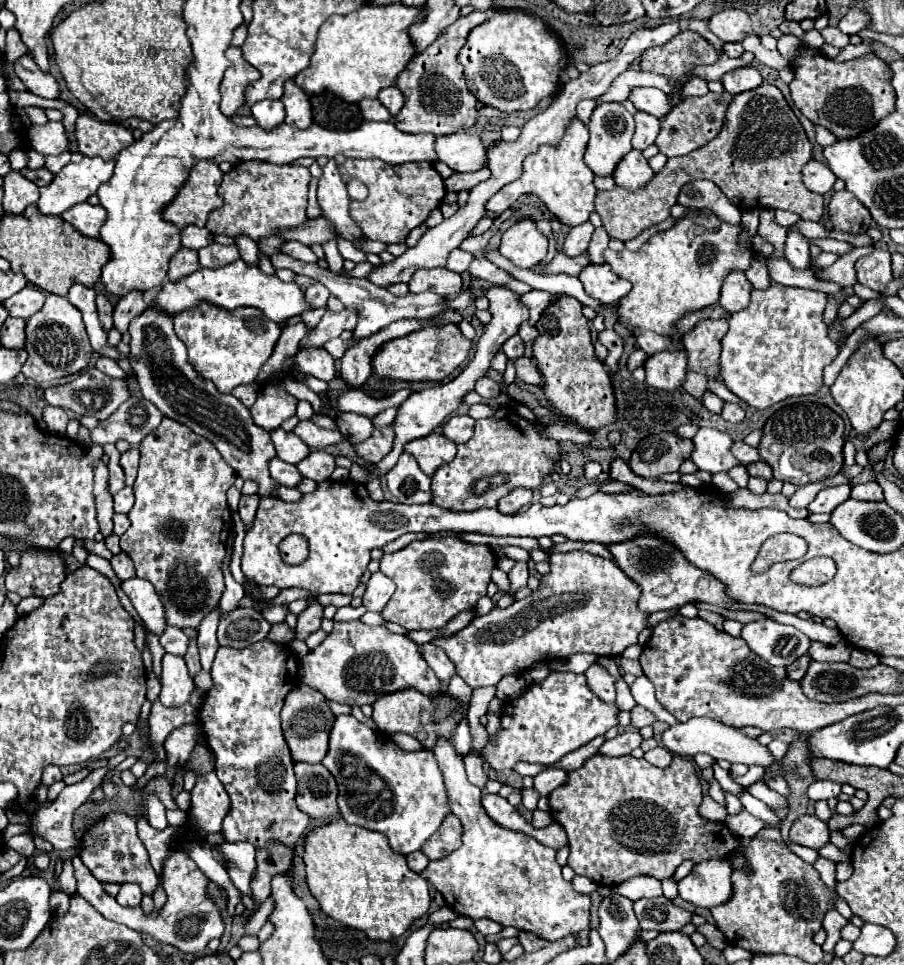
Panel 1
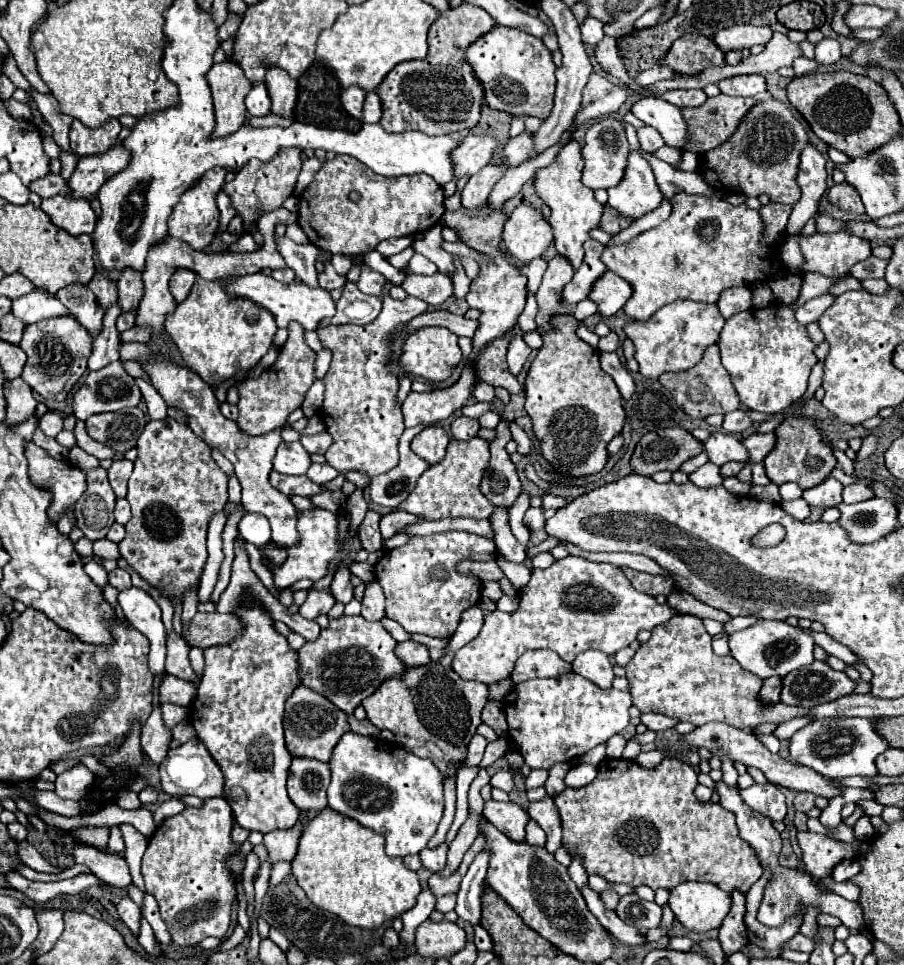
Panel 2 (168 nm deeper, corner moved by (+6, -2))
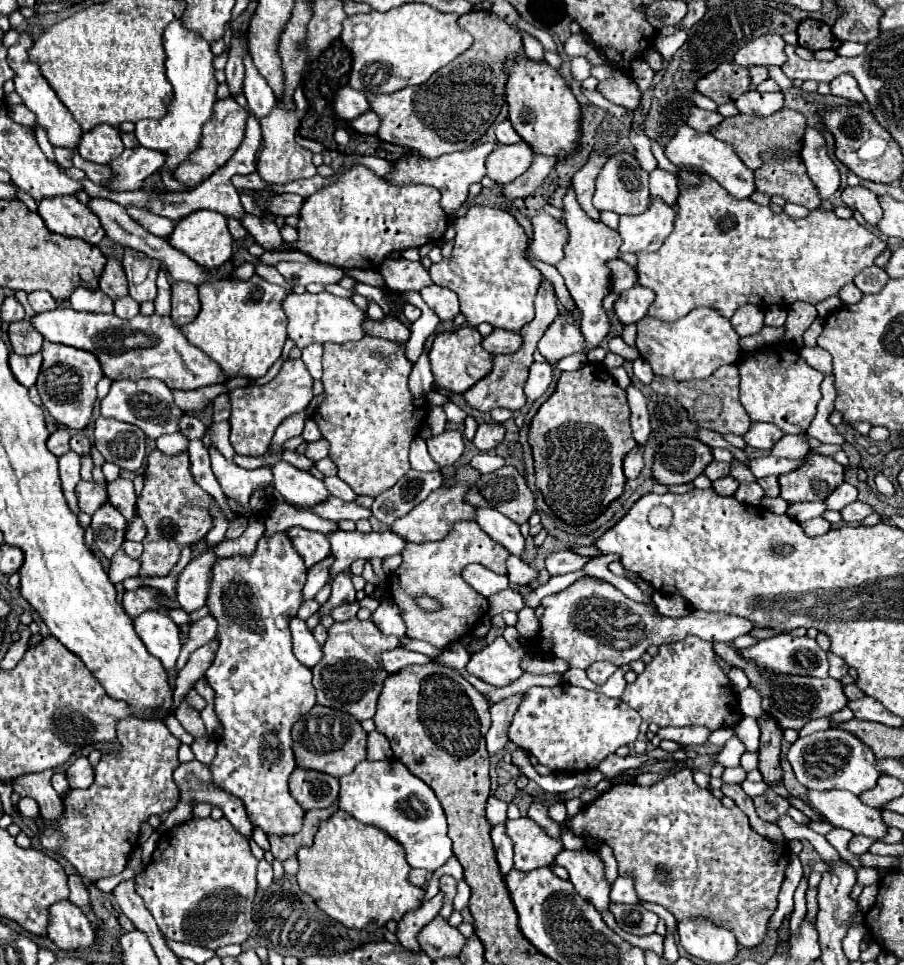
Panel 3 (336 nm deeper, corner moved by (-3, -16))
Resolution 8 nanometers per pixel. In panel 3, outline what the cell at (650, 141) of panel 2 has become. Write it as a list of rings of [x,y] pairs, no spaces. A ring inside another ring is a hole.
[[[656,168],[650,174],[650,198],[664,200],[668,206],[676,206],[678,200],[678,184],[676,178],[672,178],[670,172],[664,172],[662,168]]]

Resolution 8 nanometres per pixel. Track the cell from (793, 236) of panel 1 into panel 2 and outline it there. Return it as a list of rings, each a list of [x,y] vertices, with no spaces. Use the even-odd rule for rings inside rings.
[[[807,144],[801,152],[801,164],[797,174],[797,184],[801,188],[801,198],[793,206],[793,212],[789,216],[787,234],[797,234],[807,224],[809,218],[817,214],[817,206],[821,196],[827,190],[827,170],[825,170],[827,158],[817,152],[811,144]]]

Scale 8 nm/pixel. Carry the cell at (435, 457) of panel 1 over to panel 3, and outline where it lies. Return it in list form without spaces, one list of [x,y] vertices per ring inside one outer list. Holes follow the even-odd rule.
[[[444,430],[440,436],[432,436],[426,444],[428,444],[430,458],[440,468],[454,464],[462,456],[462,452],[464,452],[462,434],[458,430]]]

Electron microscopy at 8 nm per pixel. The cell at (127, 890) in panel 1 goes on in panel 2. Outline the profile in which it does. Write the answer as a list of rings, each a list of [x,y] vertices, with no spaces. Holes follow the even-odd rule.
[[[123,896],[117,904],[117,912],[121,916],[121,920],[127,924],[127,928],[137,934],[139,932],[139,918],[141,918],[141,910],[139,906],[129,898],[129,896]]]

